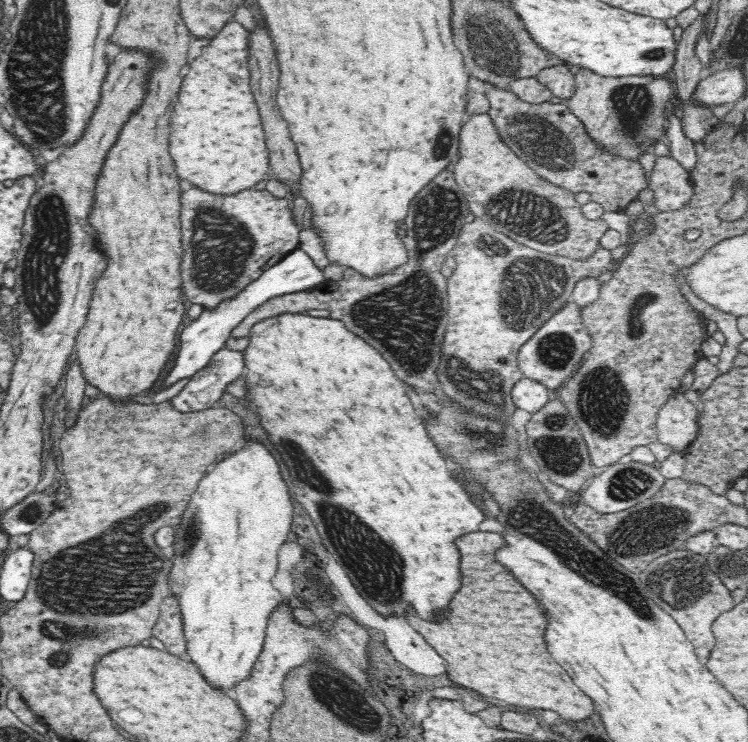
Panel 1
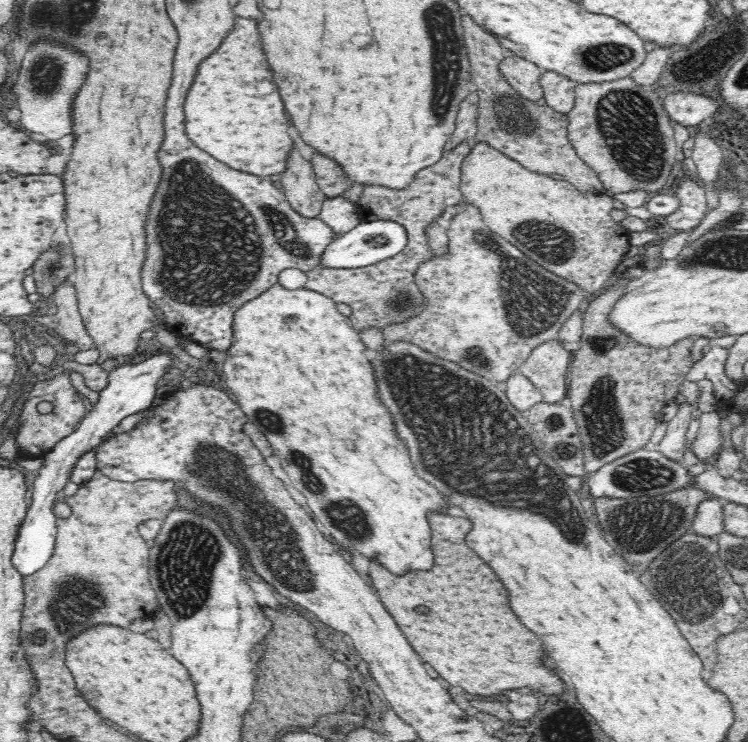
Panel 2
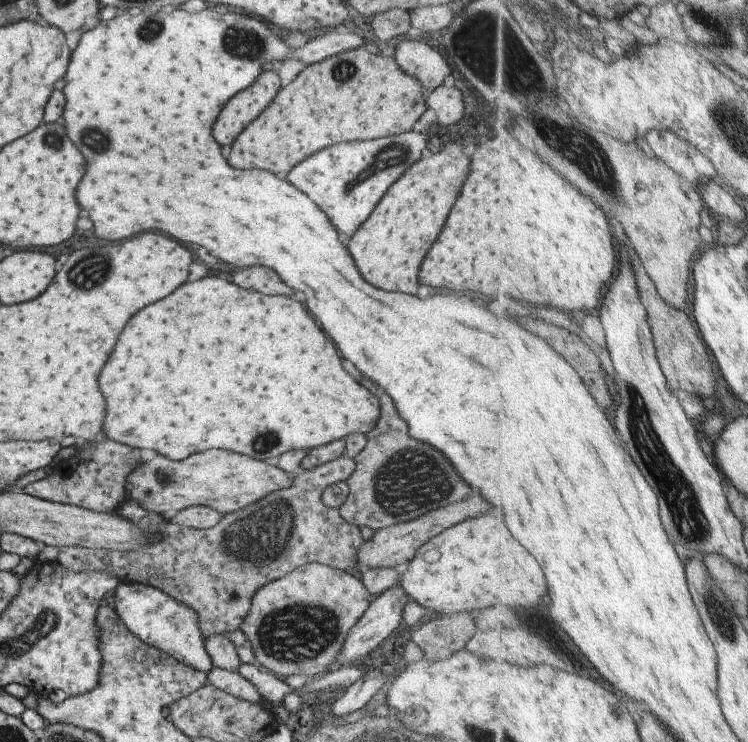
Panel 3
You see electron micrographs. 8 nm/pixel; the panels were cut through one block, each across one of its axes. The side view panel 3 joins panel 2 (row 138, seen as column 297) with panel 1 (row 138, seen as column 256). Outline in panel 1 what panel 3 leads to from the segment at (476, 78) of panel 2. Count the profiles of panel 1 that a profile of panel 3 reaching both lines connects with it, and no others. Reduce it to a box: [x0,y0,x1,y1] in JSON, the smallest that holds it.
[484,83,648,212]

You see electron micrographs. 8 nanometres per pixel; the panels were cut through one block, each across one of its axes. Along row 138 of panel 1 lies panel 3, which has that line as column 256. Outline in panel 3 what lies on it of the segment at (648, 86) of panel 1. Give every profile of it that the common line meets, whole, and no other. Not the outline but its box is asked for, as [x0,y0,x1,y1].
[240,563,370,680]

